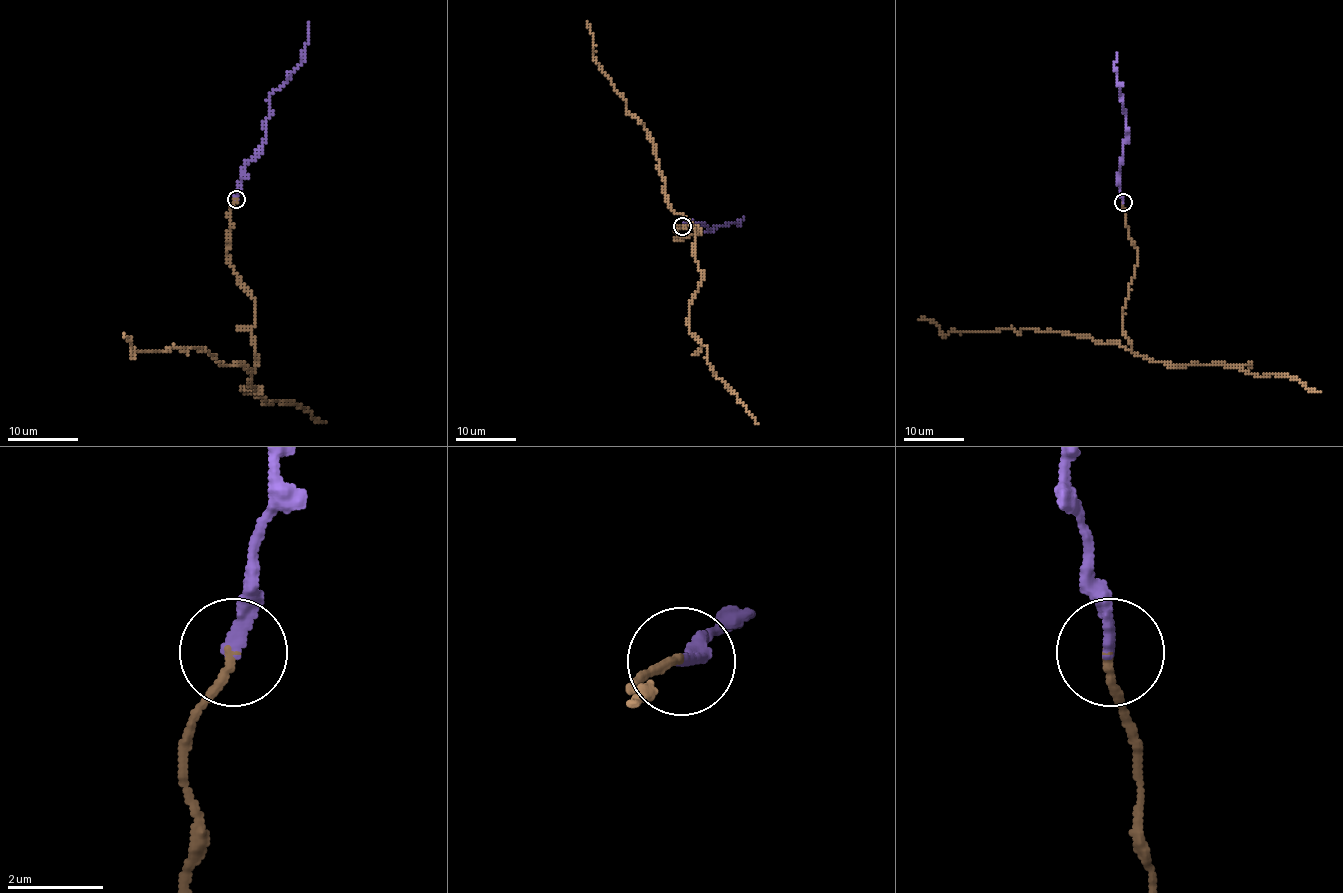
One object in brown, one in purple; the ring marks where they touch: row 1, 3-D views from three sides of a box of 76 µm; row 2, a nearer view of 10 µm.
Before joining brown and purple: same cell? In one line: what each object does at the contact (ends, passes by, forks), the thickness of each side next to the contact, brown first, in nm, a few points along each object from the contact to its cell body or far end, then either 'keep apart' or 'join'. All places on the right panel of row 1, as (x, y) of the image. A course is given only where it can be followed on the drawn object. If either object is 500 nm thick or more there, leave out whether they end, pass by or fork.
brown ends | purple ends | 170/260 nm | brown via (1123, 202), (1138, 259), (1122, 313), (1129, 349), (1033, 329), (945, 337), (919, 319) | purple via (1123, 202), (1117, 176), (1126, 116), (1114, 68), (1116, 53) | join

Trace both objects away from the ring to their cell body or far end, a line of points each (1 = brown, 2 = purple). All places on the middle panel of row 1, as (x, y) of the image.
1: (682, 226), (676, 241), (697, 232), (696, 225), (699, 232), (670, 208), (654, 142), (595, 61), (586, 22)
2: (682, 226), (687, 220), (709, 229), (744, 219)

